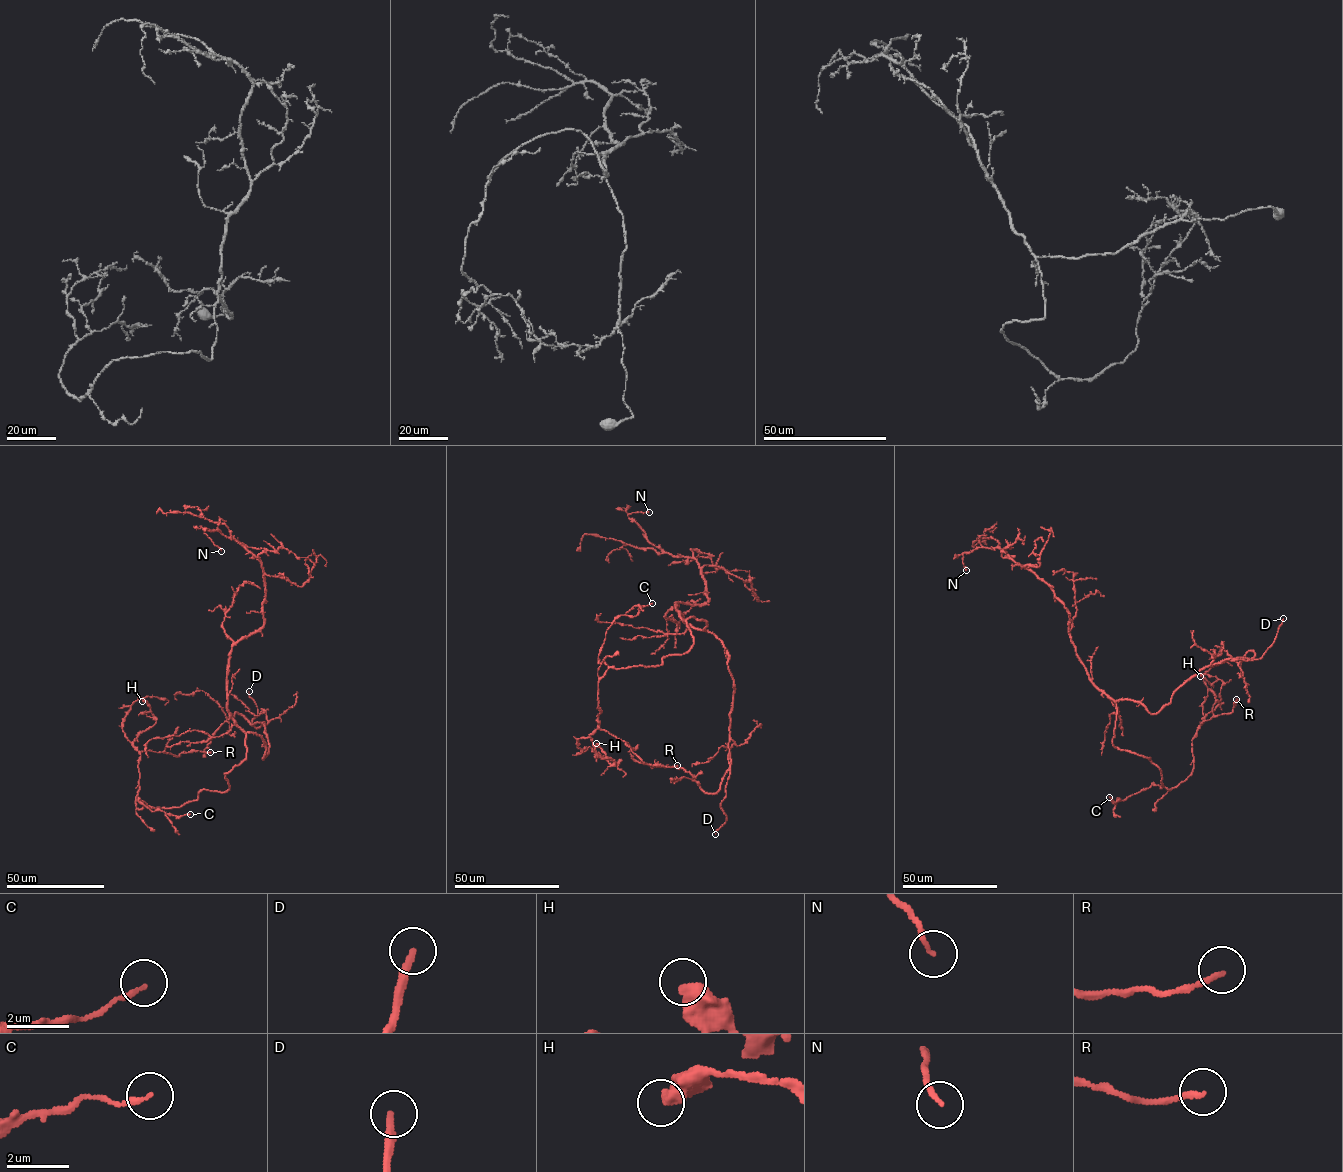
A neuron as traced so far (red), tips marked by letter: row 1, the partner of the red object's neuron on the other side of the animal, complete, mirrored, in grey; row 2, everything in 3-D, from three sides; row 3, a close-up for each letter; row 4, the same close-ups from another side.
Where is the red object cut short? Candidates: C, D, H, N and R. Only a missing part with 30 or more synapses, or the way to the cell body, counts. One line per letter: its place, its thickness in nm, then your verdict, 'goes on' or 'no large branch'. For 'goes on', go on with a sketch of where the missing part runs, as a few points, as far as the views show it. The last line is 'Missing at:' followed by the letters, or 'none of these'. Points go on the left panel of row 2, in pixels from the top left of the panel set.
C: place (190, 814); calibre 160 nm; no large branch
D: place (249, 691); calibre 280 nm; goes on
H: place (142, 701); calibre 600 nm; no large branch
N: place (221, 551); calibre 150 nm; no large branch
R: place (210, 752); calibre 180 nm; no large branch
Missing at: D

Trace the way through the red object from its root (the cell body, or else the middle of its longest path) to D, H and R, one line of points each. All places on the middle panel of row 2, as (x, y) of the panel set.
D: (706, 623), (704, 630), (728, 654), (734, 687), (730, 776), (720, 807), (726, 819), (715, 834)
H: (706, 623), (686, 620), (692, 647), (661, 664), (610, 667), (590, 736), (614, 763), (596, 743)
R: (706, 623), (686, 620), (693, 644), (683, 654), (610, 667), (598, 681), (600, 729), (644, 763), (677, 765)

